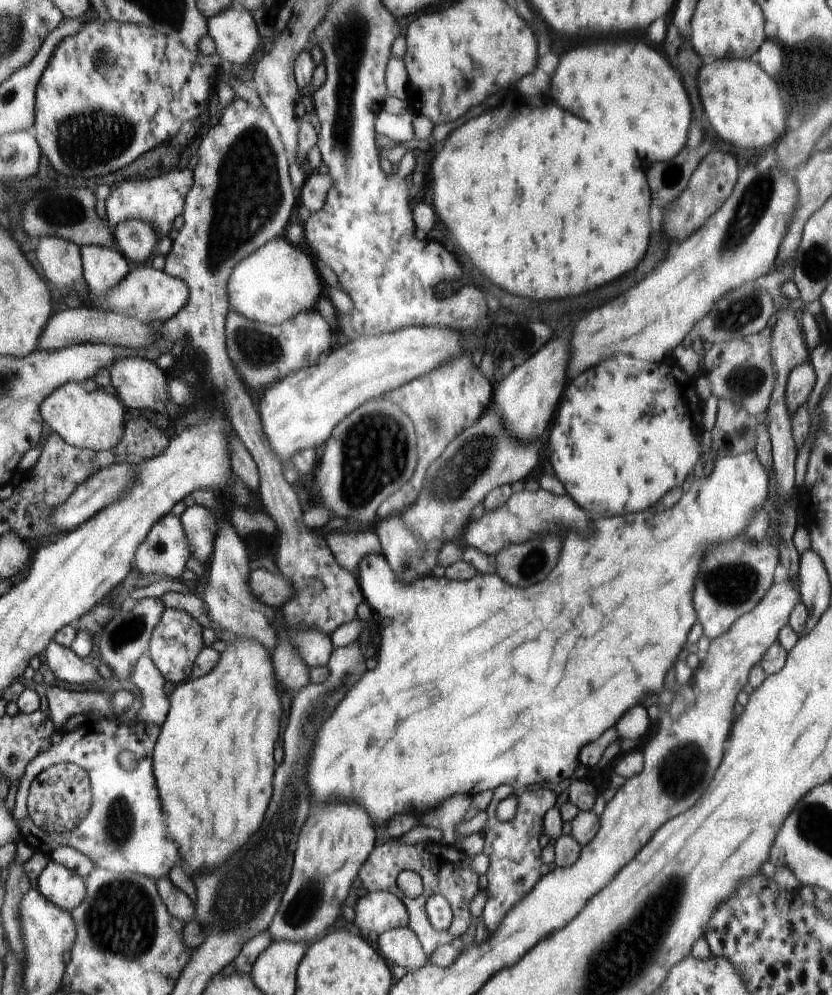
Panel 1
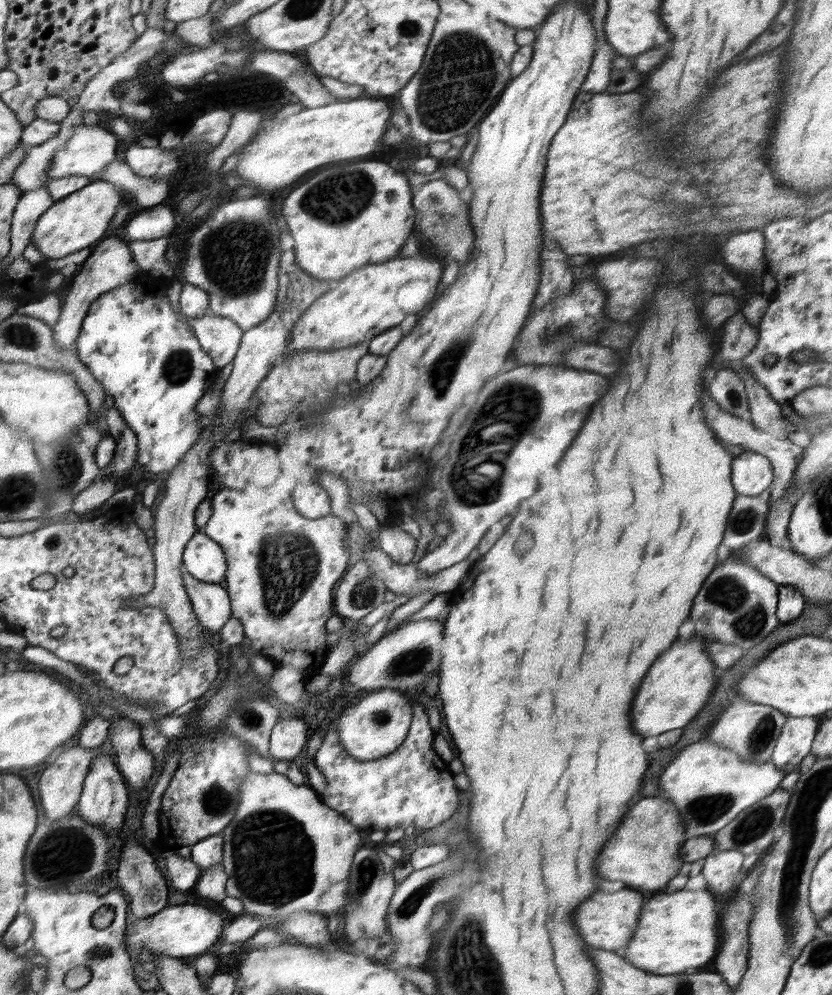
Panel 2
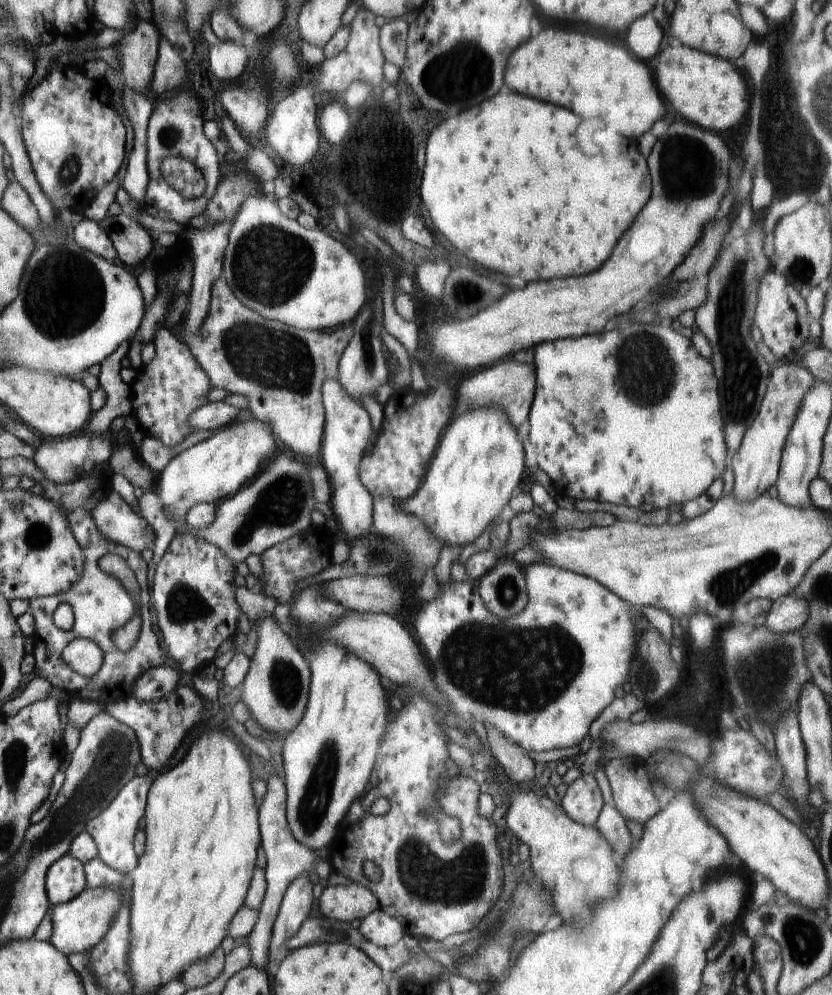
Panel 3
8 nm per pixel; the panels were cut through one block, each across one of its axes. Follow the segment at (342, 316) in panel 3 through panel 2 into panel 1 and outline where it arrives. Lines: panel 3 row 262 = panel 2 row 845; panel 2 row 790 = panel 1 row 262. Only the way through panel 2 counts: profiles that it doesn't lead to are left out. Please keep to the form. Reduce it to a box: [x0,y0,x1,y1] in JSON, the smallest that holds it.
[227,237,322,325]

